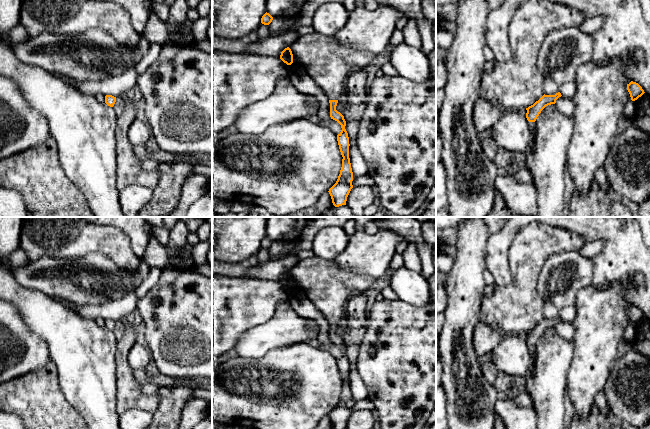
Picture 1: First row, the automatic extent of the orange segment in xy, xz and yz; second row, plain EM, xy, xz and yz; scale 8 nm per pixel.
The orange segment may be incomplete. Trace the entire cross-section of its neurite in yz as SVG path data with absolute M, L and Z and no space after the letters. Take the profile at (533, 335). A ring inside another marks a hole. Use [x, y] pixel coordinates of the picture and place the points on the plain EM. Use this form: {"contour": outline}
{"contour": "M558 316L555 319L543 319L533 329L526 332L526 342L529 346L535 346L541 335L548 329L555 328L556 324L561 321L561 317Z"}

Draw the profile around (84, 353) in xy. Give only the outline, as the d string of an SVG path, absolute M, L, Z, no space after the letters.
M0 265L0 300L11 302L29 328L46 342L51 360L57 368L61 392L73 409L84 418L88 428L120 429L119 414L116 407L117 377L115 353L117 339L113 331L108 330L106 327L98 326L93 319L77 315L43 292L24 288L16 281L12 272L3 265Z

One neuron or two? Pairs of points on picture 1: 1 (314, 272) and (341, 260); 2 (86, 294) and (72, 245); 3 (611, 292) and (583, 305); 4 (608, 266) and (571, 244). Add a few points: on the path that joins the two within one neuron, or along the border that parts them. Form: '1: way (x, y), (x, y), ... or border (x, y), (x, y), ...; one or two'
1: border (333, 260), (341, 268), (356, 274); two
2: border (99, 252), (90, 252), (75, 258), (53, 257); two
3: way (604, 299), (598, 305), (590, 305); one
4: border (564, 229), (578, 233), (585, 242); two

